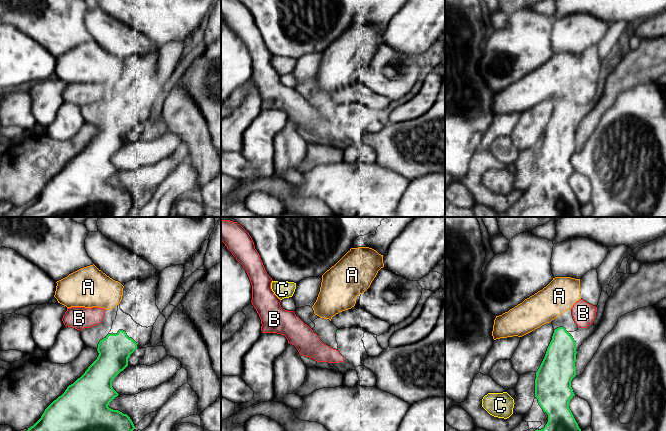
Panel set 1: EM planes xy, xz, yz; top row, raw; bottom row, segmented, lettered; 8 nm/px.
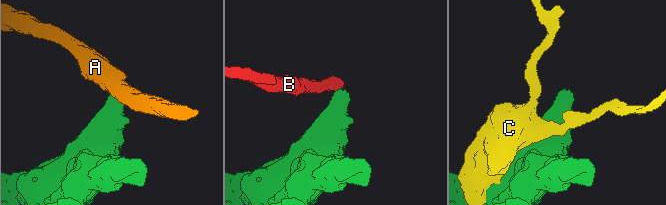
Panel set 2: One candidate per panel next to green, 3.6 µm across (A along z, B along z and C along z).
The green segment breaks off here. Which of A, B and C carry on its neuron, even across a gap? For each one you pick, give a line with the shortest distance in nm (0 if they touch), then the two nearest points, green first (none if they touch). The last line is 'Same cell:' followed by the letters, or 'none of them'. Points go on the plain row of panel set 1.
Same cell: none of them

